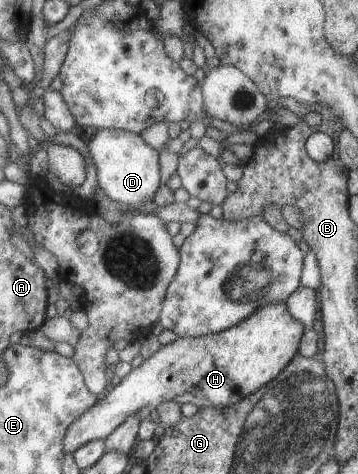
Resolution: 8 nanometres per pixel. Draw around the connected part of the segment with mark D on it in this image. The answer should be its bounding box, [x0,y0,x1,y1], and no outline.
[88,129,159,205]

